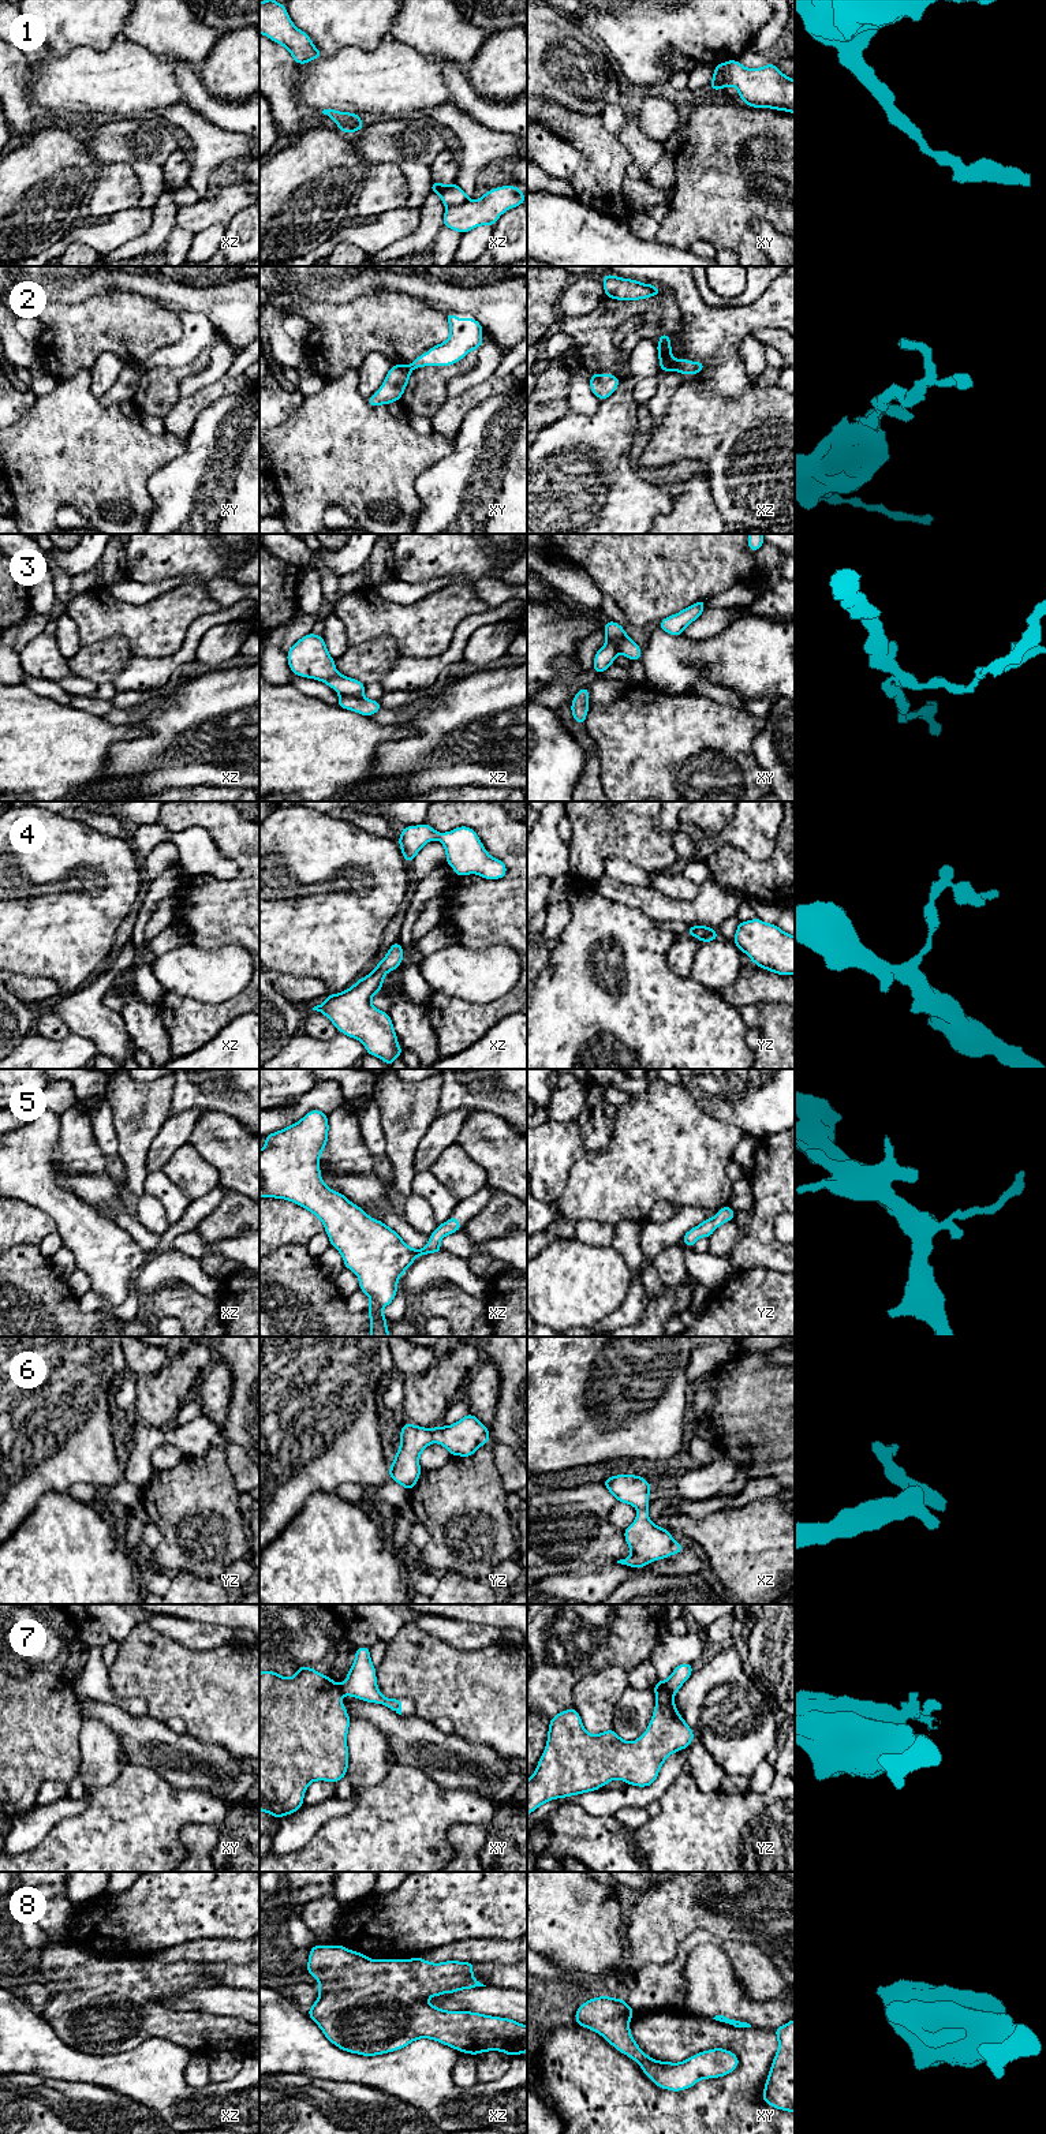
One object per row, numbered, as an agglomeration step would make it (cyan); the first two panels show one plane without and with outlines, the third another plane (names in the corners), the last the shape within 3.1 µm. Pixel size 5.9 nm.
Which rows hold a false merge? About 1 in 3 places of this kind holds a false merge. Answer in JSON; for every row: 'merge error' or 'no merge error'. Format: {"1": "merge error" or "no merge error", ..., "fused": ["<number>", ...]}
{"1": "merge error", "2": "merge error", "3": "merge error", "4": "no merge error", "5": "no merge error", "6": "no merge error", "7": "merge error", "8": "no merge error", "fused": ["1", "2", "3", "7"]}

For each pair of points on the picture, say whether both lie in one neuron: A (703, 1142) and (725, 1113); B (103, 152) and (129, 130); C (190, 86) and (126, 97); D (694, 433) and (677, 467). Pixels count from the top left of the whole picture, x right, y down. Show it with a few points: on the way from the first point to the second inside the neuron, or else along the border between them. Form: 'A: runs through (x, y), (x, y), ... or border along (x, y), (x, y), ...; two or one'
A: border along (695, 1101), (706, 1113), (735, 1124), (743, 1132); two
B: runs through (109, 145), (122, 137); one
C: border along (171, 58), (174, 77), (183, 103); two
D: border along (709, 466), (699, 460), (679, 459), (654, 468); two

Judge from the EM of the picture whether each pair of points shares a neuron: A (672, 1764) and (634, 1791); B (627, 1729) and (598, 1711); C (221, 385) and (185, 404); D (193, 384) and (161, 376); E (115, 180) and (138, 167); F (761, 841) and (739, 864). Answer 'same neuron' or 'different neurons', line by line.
A: same neuron
B: different neurons
C: same neuron
D: different neurons
E: different neurons
F: different neurons

